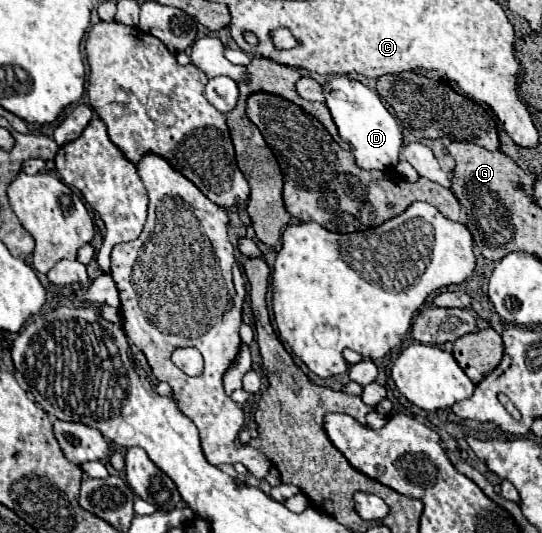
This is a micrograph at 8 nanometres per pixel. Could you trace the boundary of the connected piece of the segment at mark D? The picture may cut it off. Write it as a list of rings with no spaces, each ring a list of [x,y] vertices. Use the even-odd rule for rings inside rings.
[[[331,76],[321,84],[321,88],[325,106],[331,112],[339,136],[351,146],[357,164],[365,170],[393,170],[399,162],[403,134],[399,130],[399,120],[385,108],[381,96],[375,90],[369,90],[359,80],[351,80],[347,76]]]

